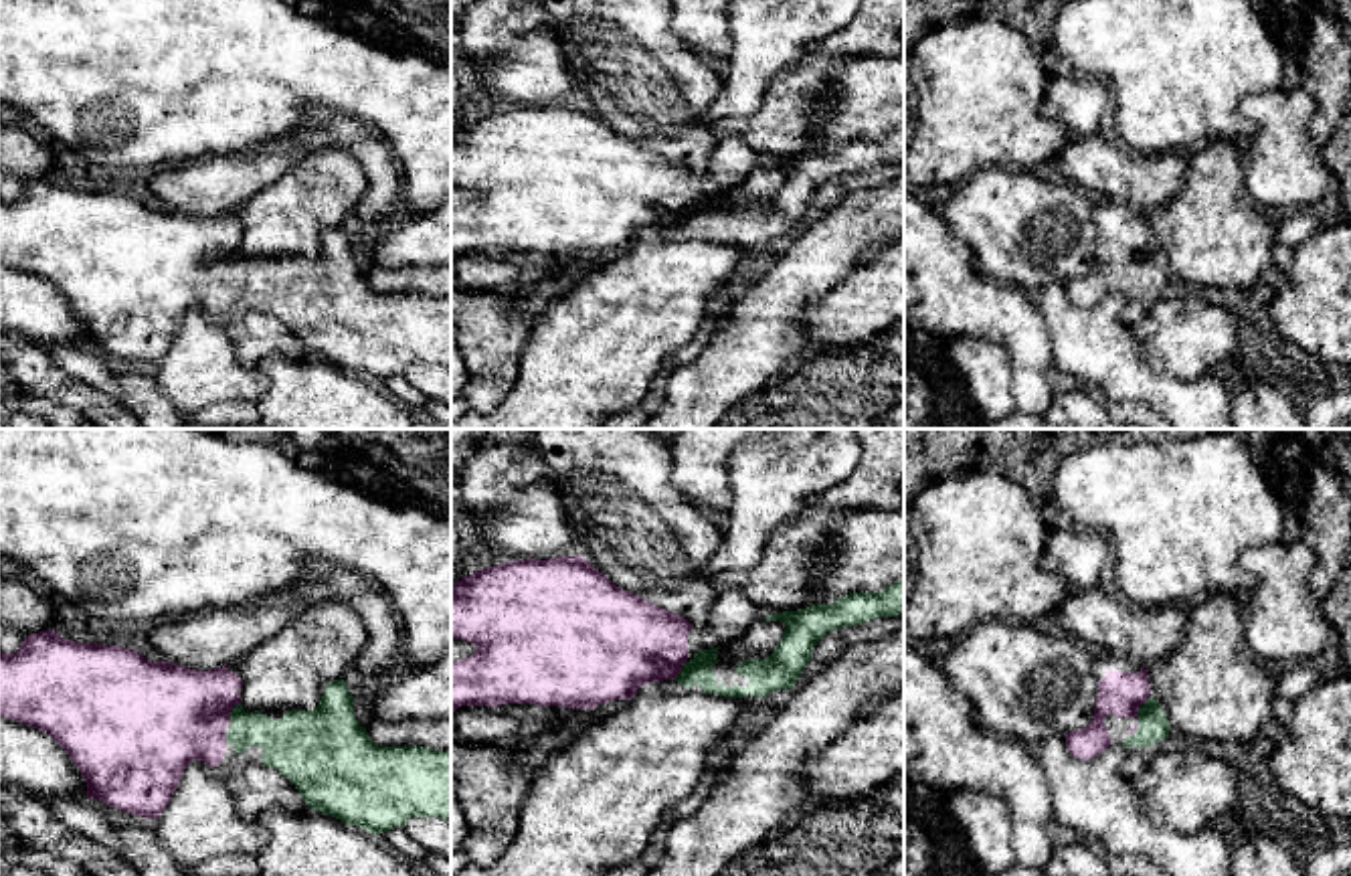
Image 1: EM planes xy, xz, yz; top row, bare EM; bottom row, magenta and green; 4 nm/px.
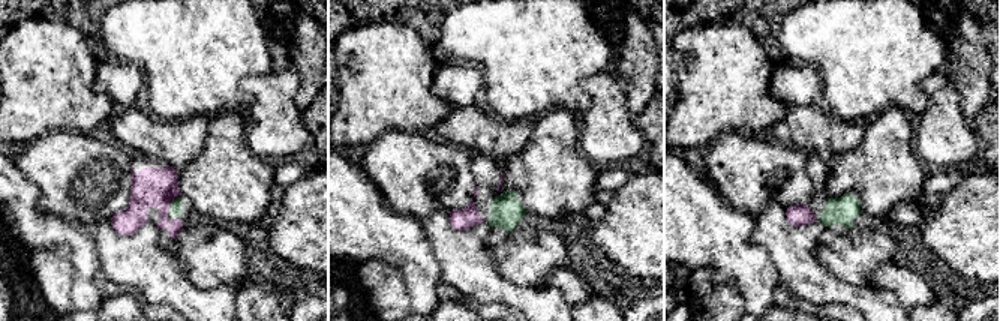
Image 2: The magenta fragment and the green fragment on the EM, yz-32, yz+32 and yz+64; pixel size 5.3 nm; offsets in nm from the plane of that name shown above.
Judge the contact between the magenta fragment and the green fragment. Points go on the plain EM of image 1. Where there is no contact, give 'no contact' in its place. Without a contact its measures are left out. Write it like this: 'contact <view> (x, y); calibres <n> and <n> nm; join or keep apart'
contact yz (1141, 251); calibres 180 and 120 nm; join

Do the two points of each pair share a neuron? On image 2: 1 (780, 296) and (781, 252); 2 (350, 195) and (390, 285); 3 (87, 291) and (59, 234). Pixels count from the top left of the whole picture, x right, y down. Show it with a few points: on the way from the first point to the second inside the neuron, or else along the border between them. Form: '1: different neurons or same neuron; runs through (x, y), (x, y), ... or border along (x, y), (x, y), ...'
1: different neurons; border along (780, 282), (795, 297), (810, 303)
2: different neurons; border along (360, 264), (369, 260), (390, 264), (407, 285)
3: same neuron; runs through (84, 276), (84, 255), (74, 245)

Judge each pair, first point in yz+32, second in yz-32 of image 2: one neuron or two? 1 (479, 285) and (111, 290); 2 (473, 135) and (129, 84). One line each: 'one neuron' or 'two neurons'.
1: two neurons
2: two neurons

